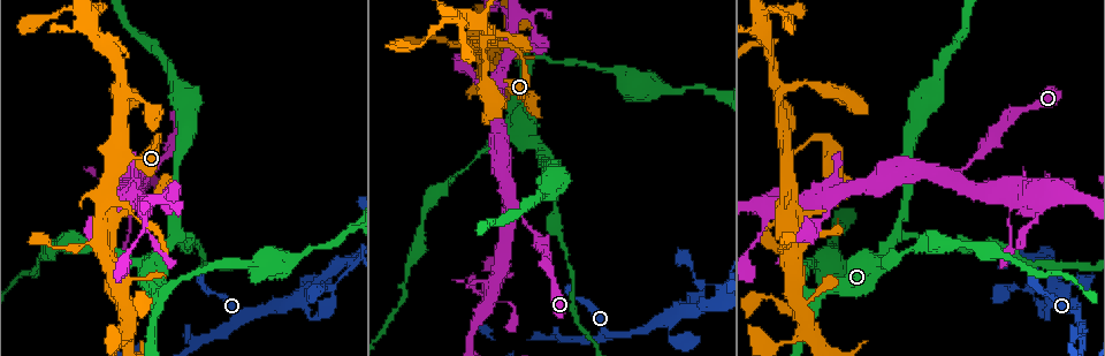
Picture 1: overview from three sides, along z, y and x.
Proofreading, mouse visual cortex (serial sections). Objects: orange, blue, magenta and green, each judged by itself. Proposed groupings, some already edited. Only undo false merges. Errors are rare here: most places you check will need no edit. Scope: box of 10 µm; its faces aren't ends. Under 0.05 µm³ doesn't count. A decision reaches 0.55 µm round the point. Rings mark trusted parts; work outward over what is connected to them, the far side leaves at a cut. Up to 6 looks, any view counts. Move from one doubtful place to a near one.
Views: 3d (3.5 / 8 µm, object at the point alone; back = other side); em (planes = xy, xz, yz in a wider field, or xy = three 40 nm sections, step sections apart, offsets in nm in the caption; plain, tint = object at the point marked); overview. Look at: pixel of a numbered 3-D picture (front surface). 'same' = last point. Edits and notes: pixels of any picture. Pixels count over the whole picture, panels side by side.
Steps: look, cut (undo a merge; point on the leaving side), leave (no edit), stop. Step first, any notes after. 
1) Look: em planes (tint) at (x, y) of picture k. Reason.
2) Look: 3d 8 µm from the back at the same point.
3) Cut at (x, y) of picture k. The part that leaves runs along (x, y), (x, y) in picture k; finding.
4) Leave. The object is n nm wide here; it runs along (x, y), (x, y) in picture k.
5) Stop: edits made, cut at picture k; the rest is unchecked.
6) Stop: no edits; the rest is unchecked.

Look: 3d 3.5 µm at (440, 189) of picture 1. Calibre changes.

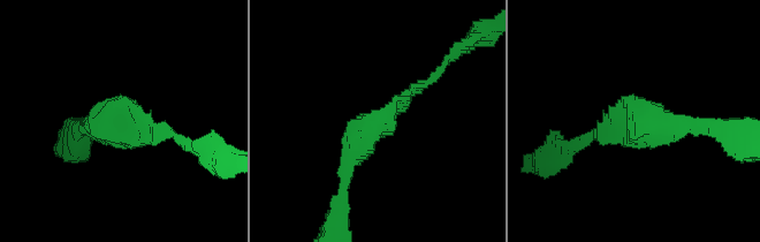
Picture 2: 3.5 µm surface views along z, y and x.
Look: em planes (tint) at (120, 139) of picture 2.

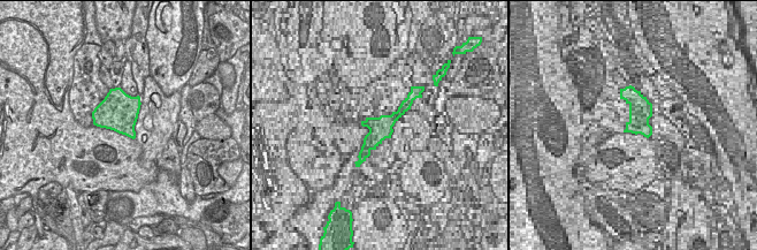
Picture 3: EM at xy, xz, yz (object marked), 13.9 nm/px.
Leave. The object is 550 nm wide here; it runs along (433, 75), (359, 141), (344, 184) in picture 2; all the same cell.

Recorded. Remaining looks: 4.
Look: 3d 3.5 µm at (788, 157) of picture 1. Branch point.

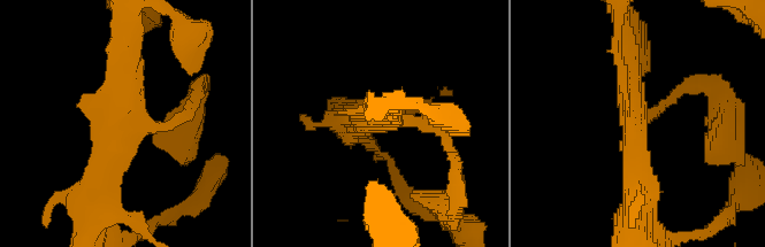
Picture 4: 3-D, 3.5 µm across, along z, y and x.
Look: em xy step 1 (tint) at (143, 126) of picture 4. Shape alone is not enough.

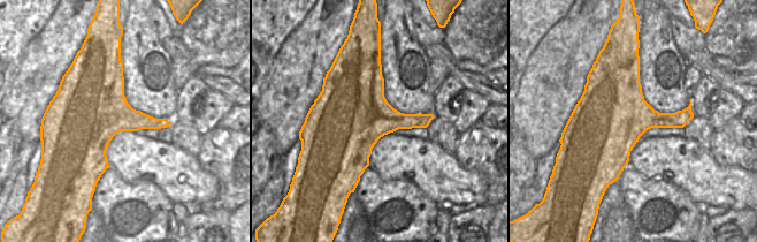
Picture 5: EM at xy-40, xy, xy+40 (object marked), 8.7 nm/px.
Leave. It runs along (197, 101), (168, 126), (125, 126), (101, 179) in picture 4; all the same cell.

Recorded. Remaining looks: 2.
Look: 3d 3.5 µm at (172, 235) of picture 1. Three arms meet.

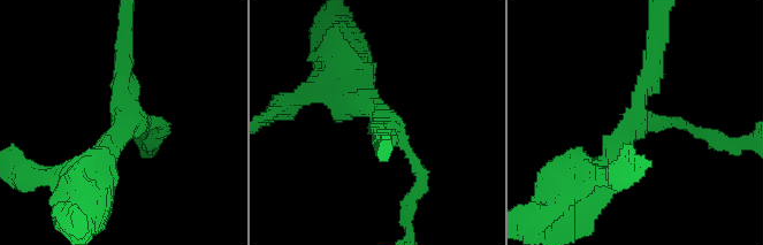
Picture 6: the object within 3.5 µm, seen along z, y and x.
Look: em xy step 1 (tint) at (635, 119) of picture 6. 3 arms meet here; the arms are 150, 250, 350 nm wide; need the tissue.

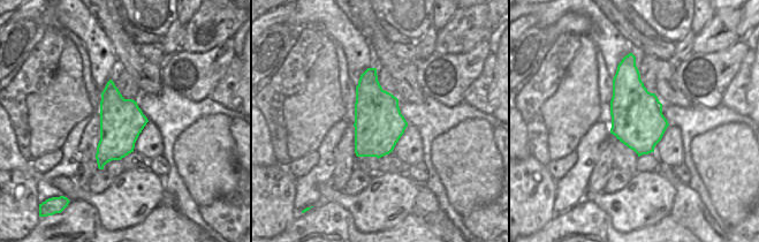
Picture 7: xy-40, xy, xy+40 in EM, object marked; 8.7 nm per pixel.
Leave. The object is 420 nm wide here; it runs along (592, 173), (639, 116), (656, 45) in picture 6; all the same cell.

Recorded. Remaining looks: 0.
Stop: no edits; the rest is unchecked.

